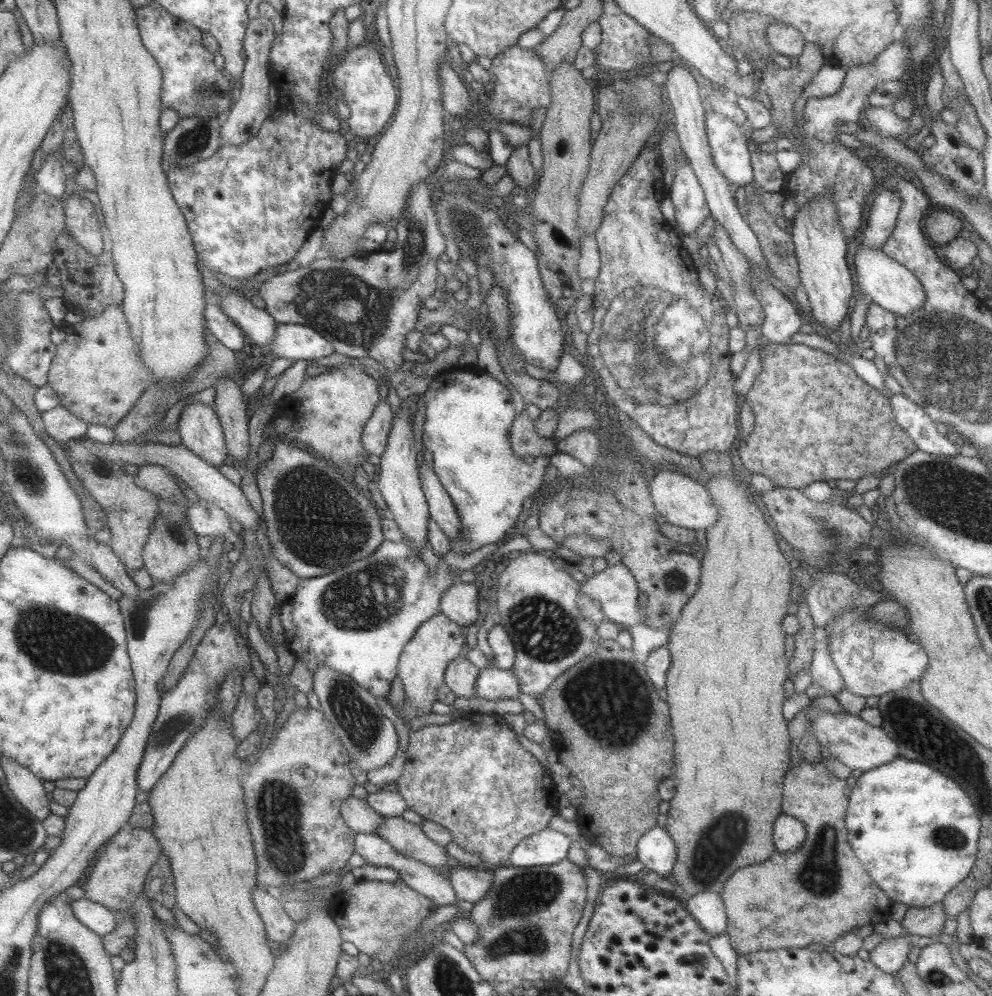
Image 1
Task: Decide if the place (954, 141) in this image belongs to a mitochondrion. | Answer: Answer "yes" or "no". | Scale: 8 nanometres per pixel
no

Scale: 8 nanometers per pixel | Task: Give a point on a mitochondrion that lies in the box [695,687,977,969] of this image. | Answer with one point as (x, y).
(820, 873)

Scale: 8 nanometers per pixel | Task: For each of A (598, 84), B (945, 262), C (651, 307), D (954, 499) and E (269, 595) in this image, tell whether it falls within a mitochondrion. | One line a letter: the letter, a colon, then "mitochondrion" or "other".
A: other
B: other
C: mitochondrion
D: mitochondrion
E: other

